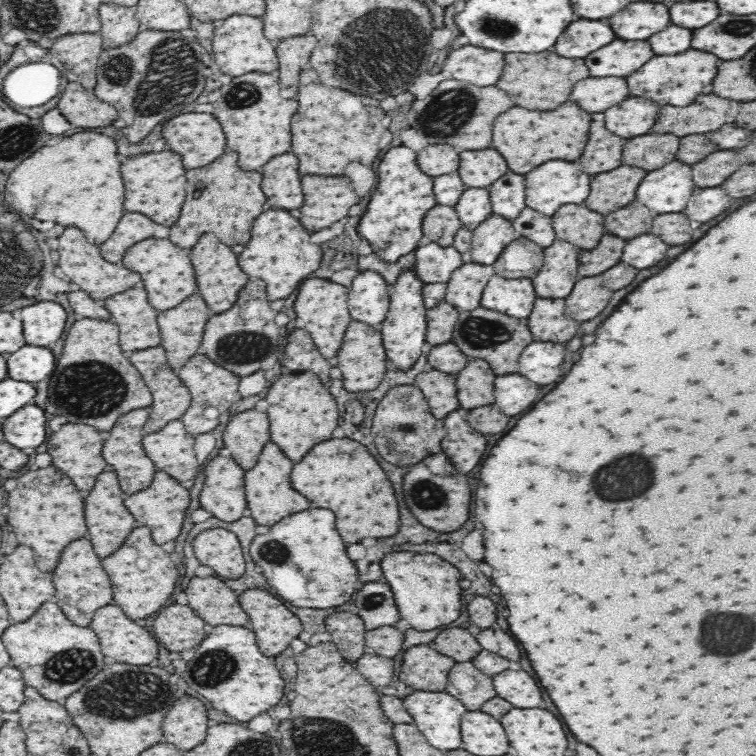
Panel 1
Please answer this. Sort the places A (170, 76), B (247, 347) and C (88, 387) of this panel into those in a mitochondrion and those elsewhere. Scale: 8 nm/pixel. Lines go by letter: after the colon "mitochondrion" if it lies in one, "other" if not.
A: mitochondrion
B: mitochondrion
C: mitochondrion

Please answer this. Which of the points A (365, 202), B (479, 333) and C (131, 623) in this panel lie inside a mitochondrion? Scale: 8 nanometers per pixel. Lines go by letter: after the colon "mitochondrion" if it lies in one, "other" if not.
A: other
B: mitochondrion
C: other

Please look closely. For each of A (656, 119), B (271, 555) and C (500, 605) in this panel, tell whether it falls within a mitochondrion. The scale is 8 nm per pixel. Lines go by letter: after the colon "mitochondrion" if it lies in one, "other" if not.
A: other
B: mitochondrion
C: other

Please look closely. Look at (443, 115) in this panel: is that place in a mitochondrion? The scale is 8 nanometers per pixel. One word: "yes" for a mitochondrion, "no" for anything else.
yes

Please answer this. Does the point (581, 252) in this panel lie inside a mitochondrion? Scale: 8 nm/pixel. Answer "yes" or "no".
no

